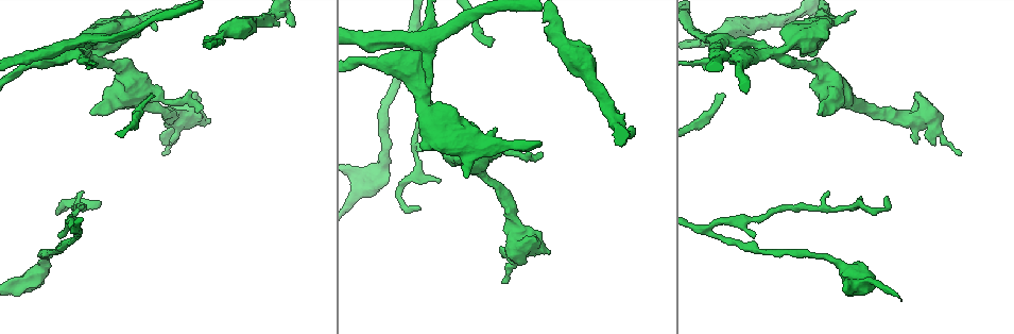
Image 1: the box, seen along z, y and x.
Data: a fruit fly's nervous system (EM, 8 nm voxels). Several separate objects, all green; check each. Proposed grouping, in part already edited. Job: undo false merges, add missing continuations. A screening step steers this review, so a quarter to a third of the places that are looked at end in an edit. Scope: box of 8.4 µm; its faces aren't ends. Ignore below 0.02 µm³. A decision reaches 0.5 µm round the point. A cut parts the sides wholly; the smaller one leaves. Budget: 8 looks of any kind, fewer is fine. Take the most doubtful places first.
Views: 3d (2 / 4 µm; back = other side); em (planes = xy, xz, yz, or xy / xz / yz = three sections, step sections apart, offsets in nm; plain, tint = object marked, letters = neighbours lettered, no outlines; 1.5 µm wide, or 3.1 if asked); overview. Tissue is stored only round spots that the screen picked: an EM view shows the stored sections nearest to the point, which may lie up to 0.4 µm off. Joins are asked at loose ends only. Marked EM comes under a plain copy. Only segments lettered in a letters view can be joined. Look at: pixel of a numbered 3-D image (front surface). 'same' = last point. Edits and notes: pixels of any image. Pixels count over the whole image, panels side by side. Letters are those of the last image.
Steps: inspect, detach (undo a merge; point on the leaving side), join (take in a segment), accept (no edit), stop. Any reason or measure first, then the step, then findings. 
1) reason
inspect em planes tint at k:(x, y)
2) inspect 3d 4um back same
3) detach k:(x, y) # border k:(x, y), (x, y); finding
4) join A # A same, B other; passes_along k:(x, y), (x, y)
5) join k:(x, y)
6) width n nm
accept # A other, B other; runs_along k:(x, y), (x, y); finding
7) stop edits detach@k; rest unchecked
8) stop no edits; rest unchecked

branch point
inspect 3d 2um back at 1:(85, 54)

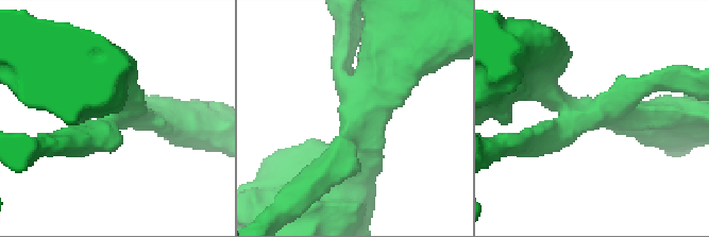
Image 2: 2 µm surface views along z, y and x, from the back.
now the EM
inspect em planes letters at 2:(610, 109)

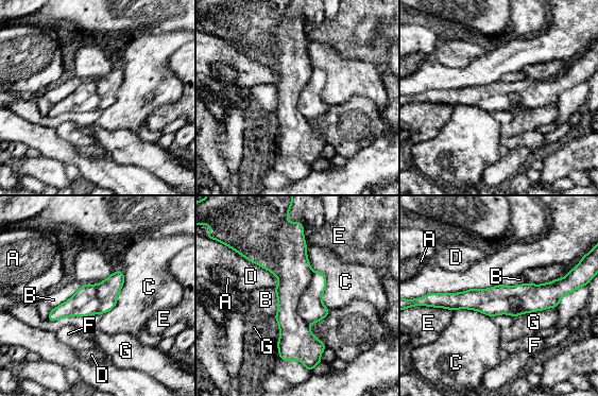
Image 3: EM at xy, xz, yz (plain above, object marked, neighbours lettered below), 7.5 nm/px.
longest_contact C 480 nm
detach 3:(292, 268) # A other, B other, C other, D other, E other, F other, G other; a second neuron is stuck on

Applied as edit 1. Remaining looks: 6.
redraw
inspect overview

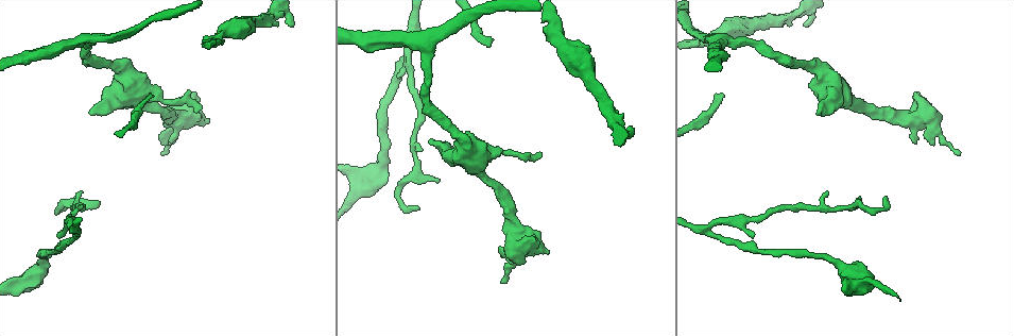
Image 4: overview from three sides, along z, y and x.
free end
inspect em yz step 8 letters at 4:(501, 280)

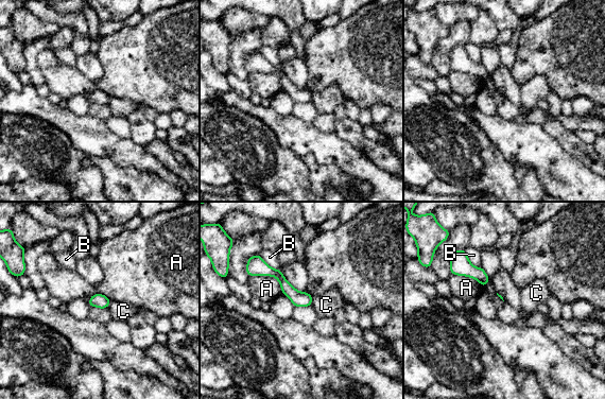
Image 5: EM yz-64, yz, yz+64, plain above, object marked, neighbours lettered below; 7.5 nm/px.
longest_contact A 300 nm
accept # A other, B other, C other; runs_along 5:(254, 264), (275, 273), (309, 302); none of them fits

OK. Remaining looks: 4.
thin end
inspect em xy step 4 tint at 4:(536, 152)

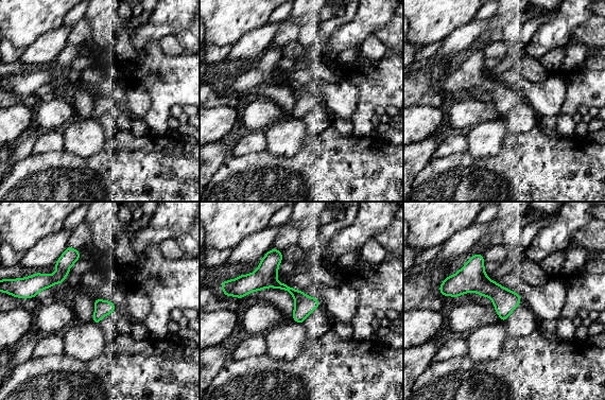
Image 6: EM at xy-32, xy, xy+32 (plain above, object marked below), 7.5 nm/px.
another direction
inspect em xz step 8 letters same

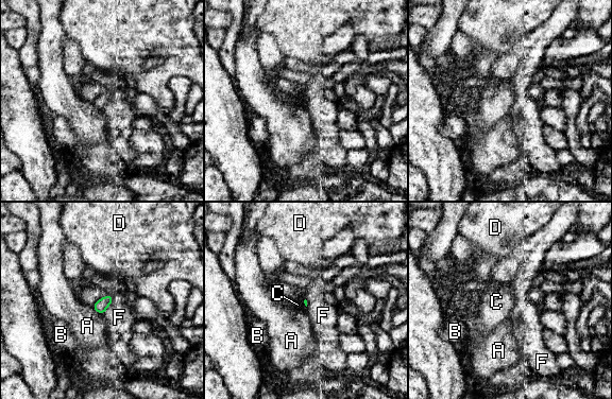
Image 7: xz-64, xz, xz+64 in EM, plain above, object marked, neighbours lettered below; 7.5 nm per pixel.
accept # A other, B other, C other, D other, F other; border 7:(112, 295), (112, 301), (102, 314); none of them fits

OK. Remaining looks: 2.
stop edits detach@3; rest unchecked

